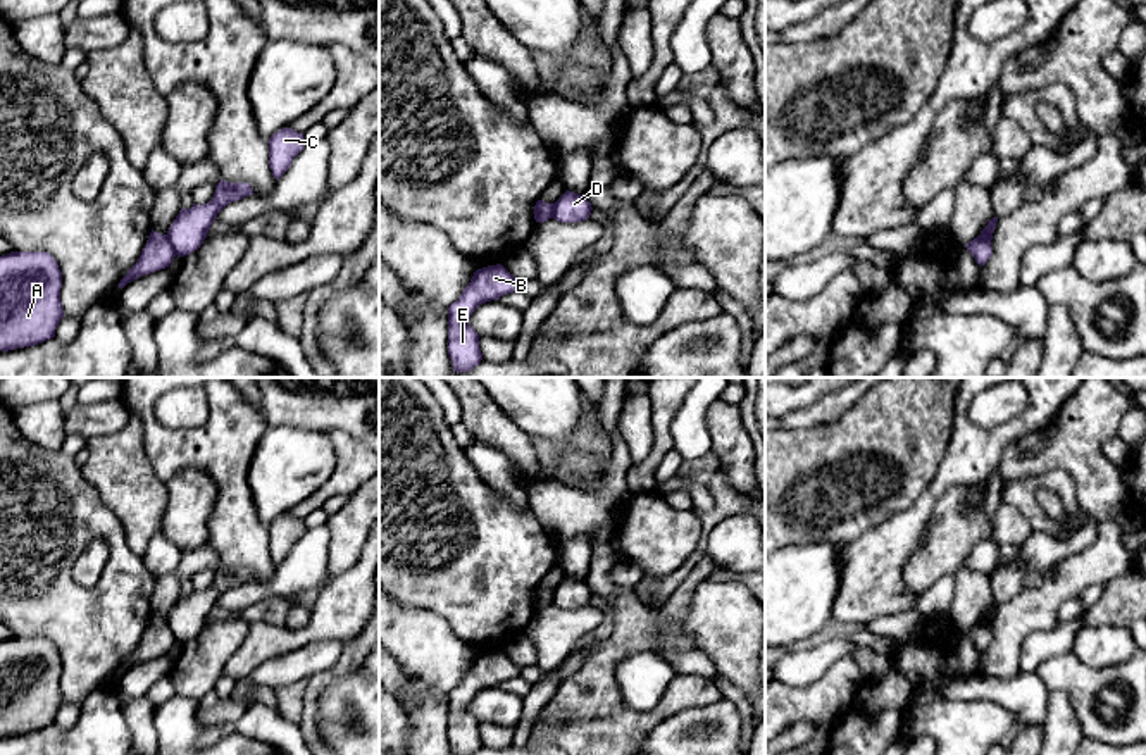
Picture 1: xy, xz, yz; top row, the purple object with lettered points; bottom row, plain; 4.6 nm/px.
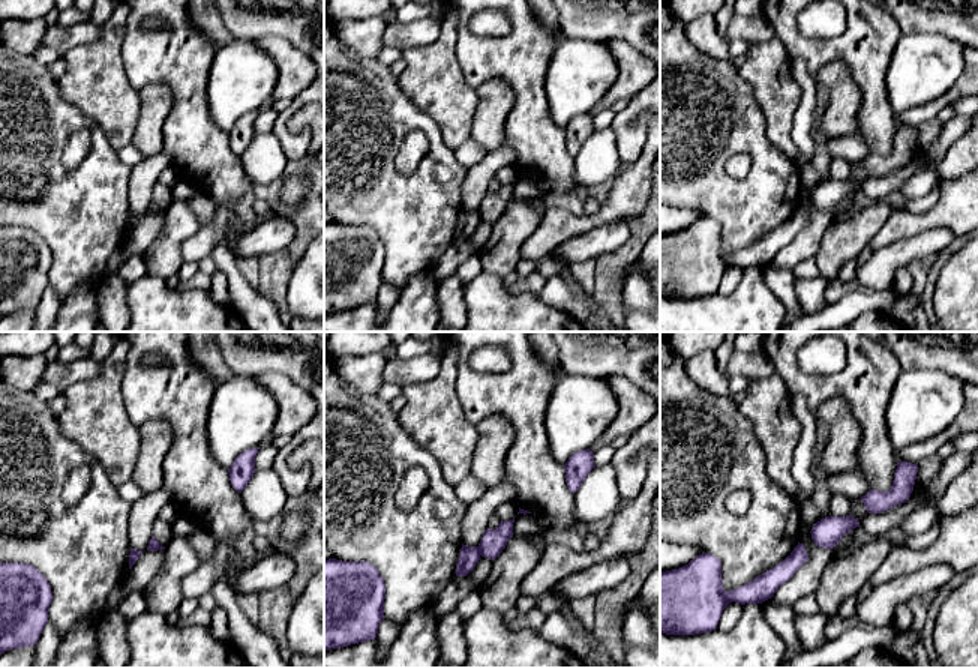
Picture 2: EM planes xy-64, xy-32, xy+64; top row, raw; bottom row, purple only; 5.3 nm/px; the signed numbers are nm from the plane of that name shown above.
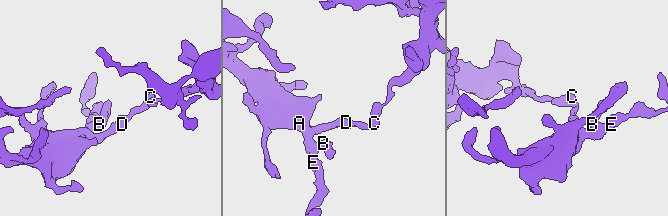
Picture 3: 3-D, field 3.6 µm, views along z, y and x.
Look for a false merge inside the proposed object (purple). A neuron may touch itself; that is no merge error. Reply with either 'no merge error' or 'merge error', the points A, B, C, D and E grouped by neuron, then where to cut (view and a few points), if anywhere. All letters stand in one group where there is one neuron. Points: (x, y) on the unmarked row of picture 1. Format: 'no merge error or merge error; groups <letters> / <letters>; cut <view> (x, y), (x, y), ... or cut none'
merge error; groups A B E / C D; cut xy (166, 621), (176, 640)

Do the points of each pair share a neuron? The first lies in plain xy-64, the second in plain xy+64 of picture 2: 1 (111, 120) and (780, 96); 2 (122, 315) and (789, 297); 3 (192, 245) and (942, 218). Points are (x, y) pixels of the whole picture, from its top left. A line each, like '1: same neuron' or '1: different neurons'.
1: same neuron
2: same neuron
3: same neuron

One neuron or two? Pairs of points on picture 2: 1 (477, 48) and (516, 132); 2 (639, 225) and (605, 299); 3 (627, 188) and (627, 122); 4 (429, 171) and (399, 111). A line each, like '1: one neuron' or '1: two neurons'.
1: one neuron
2: one neuron
3: two neurons
4: one neuron

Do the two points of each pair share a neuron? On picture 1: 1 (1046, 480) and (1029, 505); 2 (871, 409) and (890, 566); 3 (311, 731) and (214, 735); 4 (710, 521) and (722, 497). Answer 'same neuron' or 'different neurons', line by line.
1: same neuron
2: different neurons
3: different neurons
4: same neuron

